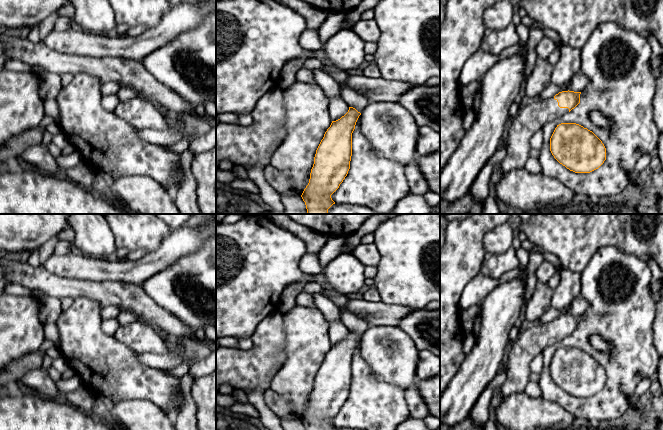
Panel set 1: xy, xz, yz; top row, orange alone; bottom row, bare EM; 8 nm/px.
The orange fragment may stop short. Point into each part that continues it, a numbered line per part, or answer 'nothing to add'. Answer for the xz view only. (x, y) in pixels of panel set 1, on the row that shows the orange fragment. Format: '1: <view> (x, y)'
nothing to add

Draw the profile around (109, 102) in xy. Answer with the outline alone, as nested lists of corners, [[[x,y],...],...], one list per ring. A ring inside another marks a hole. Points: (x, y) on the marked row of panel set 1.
[[[116,94],[105,95],[102,97],[102,106],[108,112],[114,112],[118,103],[119,99]]]

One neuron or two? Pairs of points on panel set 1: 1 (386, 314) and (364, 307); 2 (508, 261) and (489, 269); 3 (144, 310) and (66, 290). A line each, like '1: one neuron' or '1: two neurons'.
1: one neuron
2: one neuron
3: one neuron

